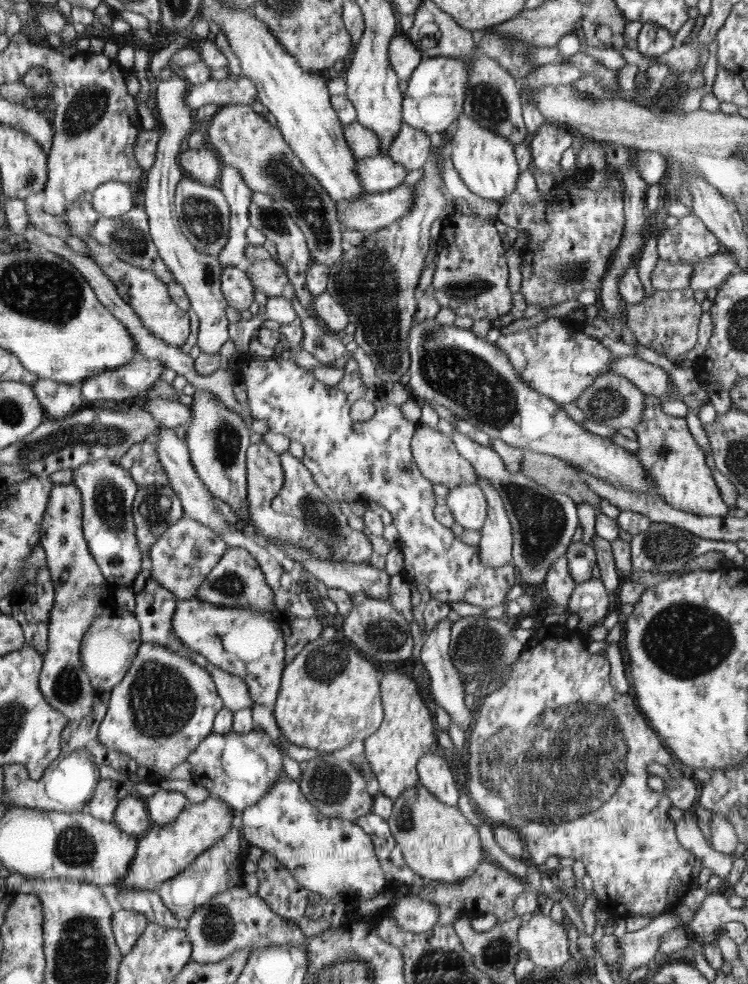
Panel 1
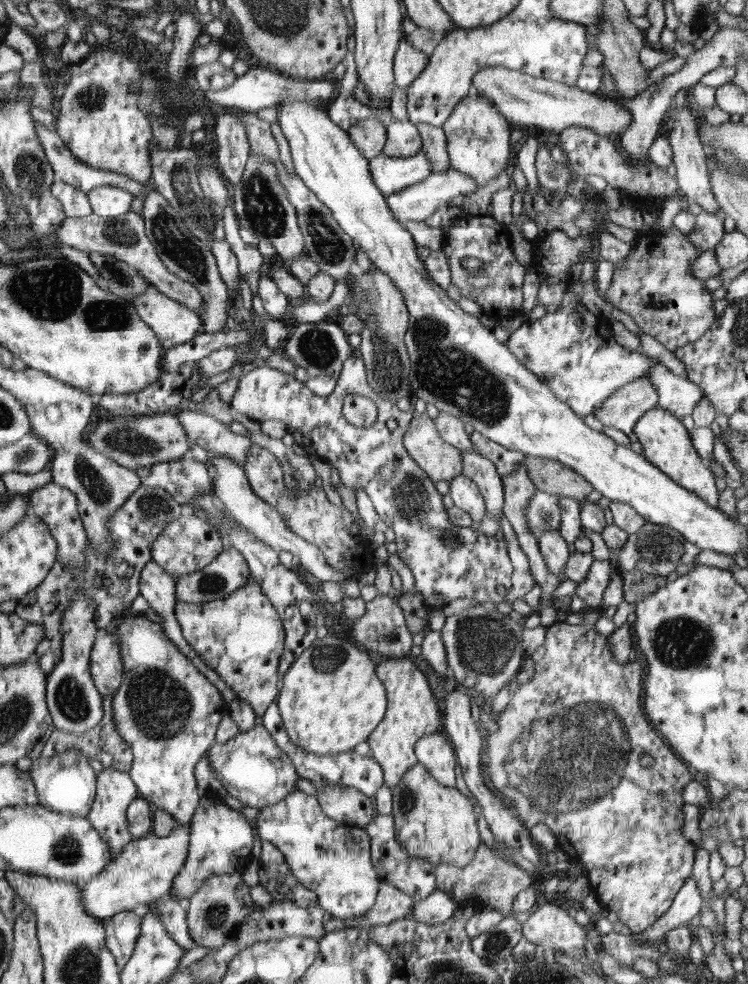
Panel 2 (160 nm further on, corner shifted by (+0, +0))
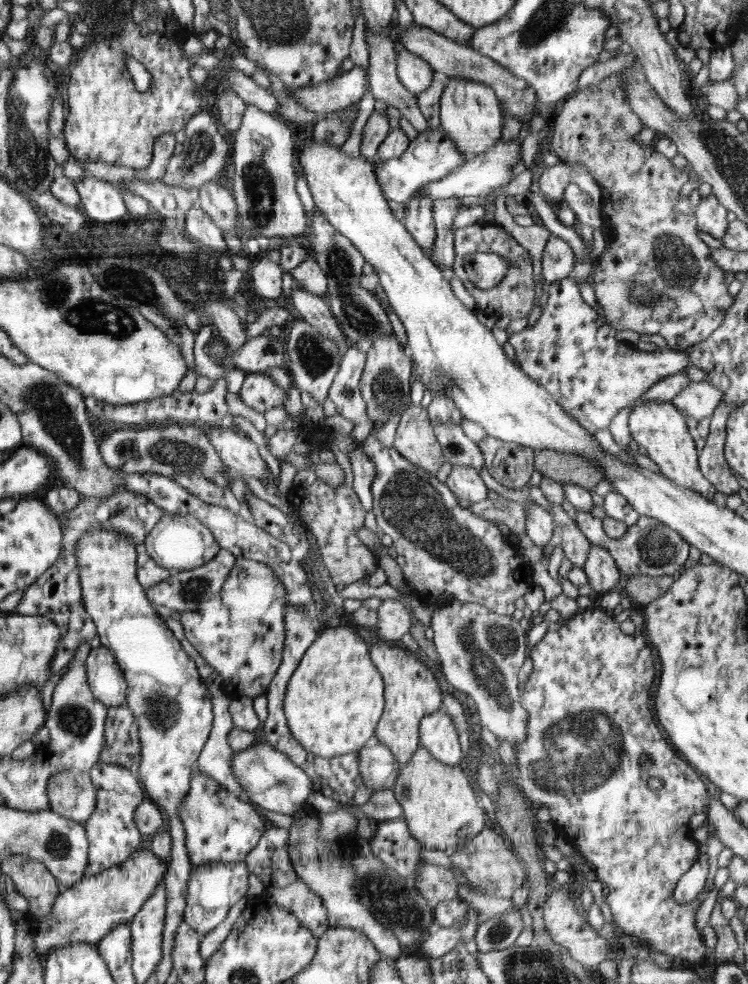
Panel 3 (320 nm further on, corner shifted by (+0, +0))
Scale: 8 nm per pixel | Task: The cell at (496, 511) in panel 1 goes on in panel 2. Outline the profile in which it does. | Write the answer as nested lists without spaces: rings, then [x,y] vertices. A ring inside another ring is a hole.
[[[461,451],[463,455],[463,474],[471,478],[484,494],[488,512],[492,520],[498,521],[503,513],[503,480],[495,464],[478,451]]]

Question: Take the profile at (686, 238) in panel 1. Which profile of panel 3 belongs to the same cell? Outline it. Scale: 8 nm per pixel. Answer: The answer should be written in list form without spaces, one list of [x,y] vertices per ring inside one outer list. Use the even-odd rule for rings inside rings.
[[[714,194],[701,200],[693,214],[701,232],[706,232],[718,240],[722,240],[729,228],[727,210],[716,200]]]

